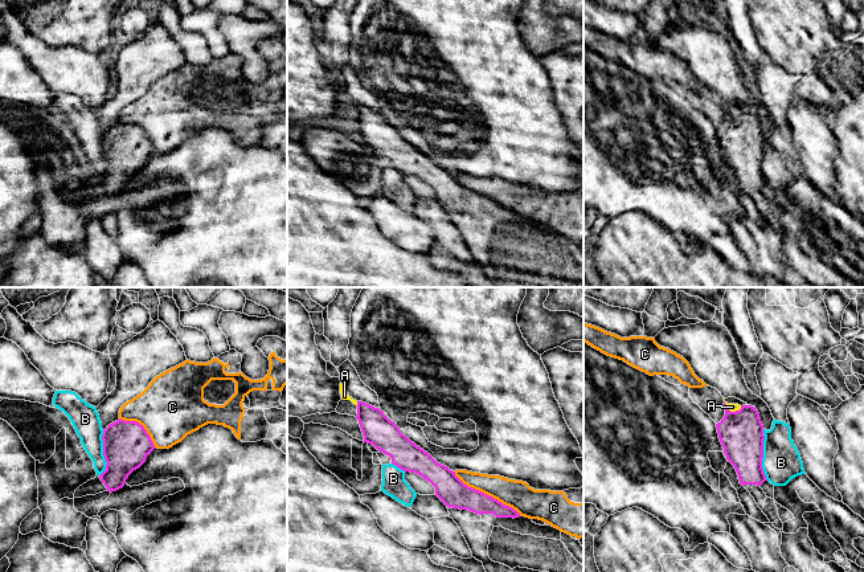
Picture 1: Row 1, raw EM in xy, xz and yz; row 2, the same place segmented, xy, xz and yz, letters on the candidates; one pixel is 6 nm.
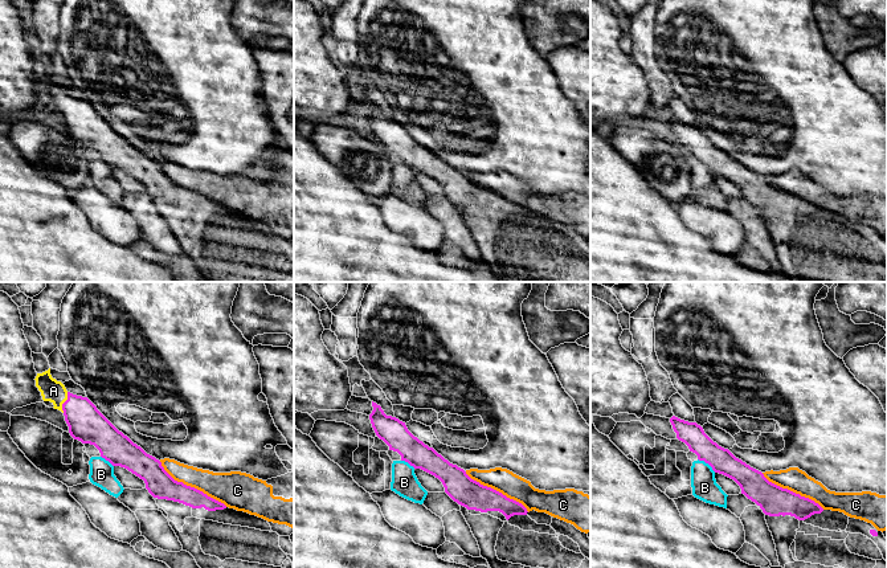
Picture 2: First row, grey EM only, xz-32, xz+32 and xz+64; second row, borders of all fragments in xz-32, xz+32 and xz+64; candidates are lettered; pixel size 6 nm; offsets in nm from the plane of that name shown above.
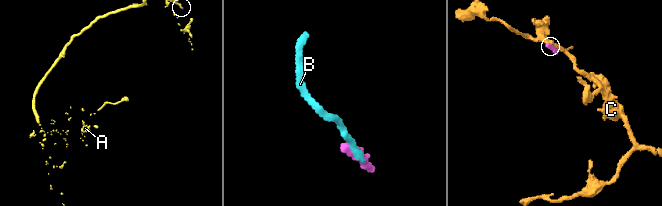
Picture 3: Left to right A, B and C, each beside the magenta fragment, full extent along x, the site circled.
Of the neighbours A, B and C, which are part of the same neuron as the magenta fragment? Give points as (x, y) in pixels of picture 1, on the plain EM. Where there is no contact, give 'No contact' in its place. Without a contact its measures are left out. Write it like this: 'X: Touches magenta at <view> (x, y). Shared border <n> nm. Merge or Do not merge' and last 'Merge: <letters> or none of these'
A: Touches magenta at yz (732, 115). Shared border 120 nm. Merge
B: Touches magenta at yz (762, 158). Shared border 320 nm. Do not merge
C: Touches magenta at xz (486, 197). Shared border 480 nm. Do not merge
Merge: A

